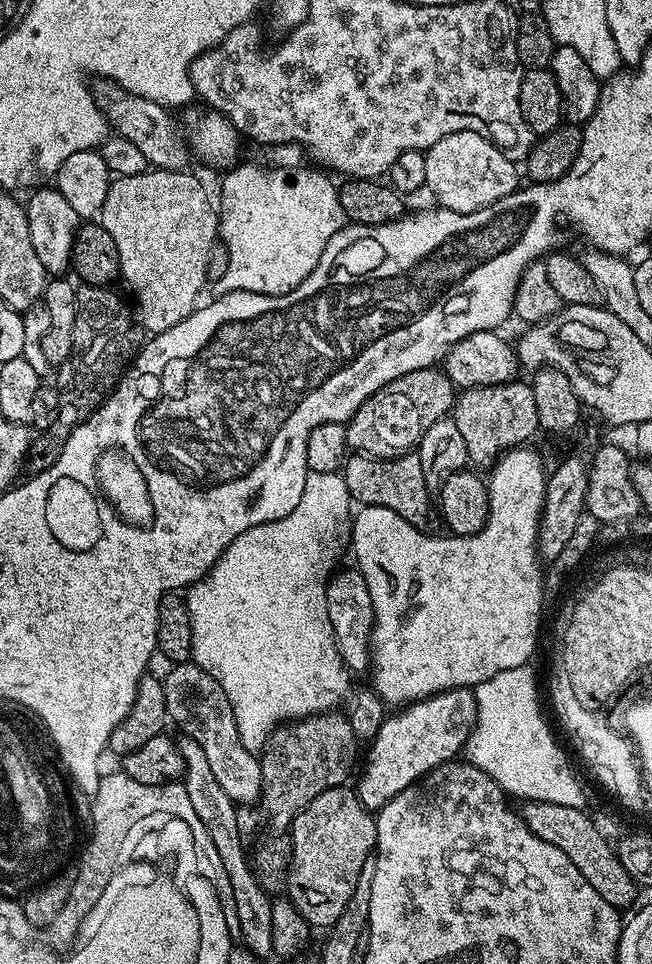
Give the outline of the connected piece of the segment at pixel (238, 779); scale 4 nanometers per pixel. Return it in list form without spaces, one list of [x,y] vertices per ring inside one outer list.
[[[176,662],[169,668],[172,669],[162,676],[169,721],[173,725],[177,724],[183,735],[194,738],[198,746],[202,746],[210,771],[221,784],[222,790],[230,794],[233,804],[255,805],[262,790],[260,762],[257,753],[246,750],[242,744],[238,722],[234,718],[230,698],[226,698],[226,690],[222,690],[222,686],[218,686],[218,682],[210,678],[210,674],[206,674],[206,670],[199,668],[195,662]]]

